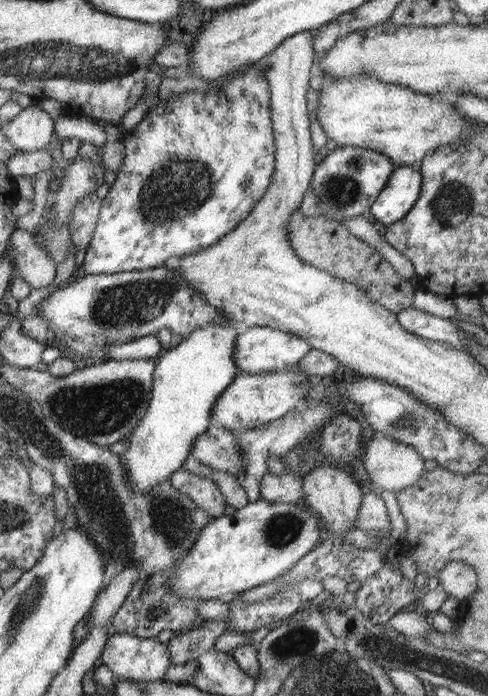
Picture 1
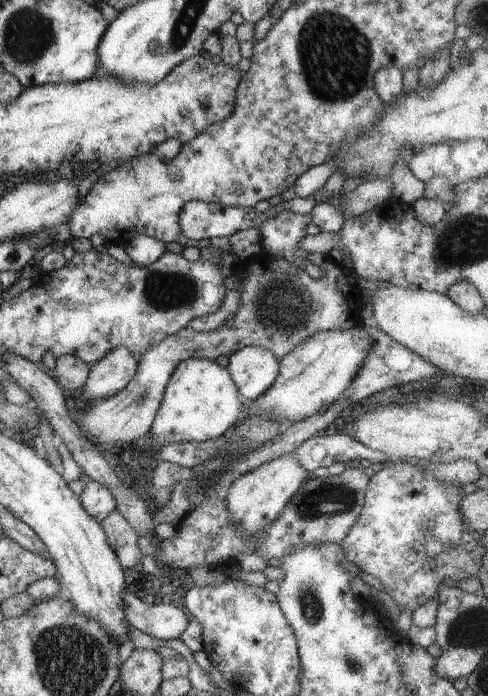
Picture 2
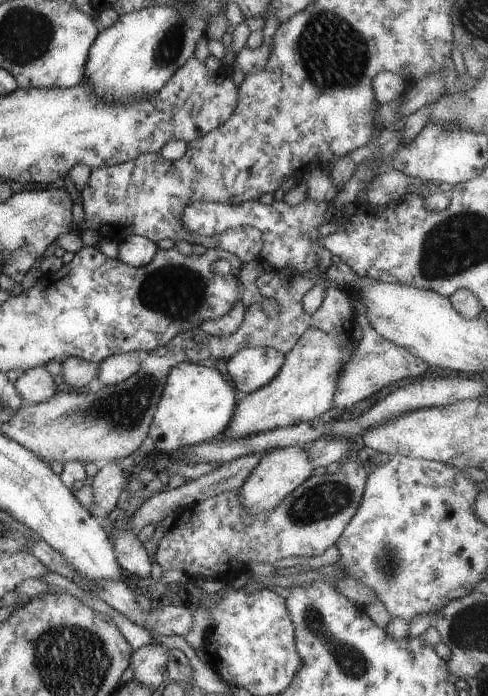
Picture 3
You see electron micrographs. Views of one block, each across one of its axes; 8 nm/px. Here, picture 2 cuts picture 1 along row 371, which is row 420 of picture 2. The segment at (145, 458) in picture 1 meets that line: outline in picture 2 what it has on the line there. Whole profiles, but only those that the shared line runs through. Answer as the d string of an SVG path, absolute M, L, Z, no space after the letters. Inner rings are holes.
M198 356L182 360L180 364L177 364L170 380L168 380L160 408L152 423L150 430L152 443L154 445L157 445L157 443L187 443L190 441L201 443L219 438L238 424L245 405L246 403L241 402L237 386L232 382L232 377L224 366L220 366L216 361L204 360Z

